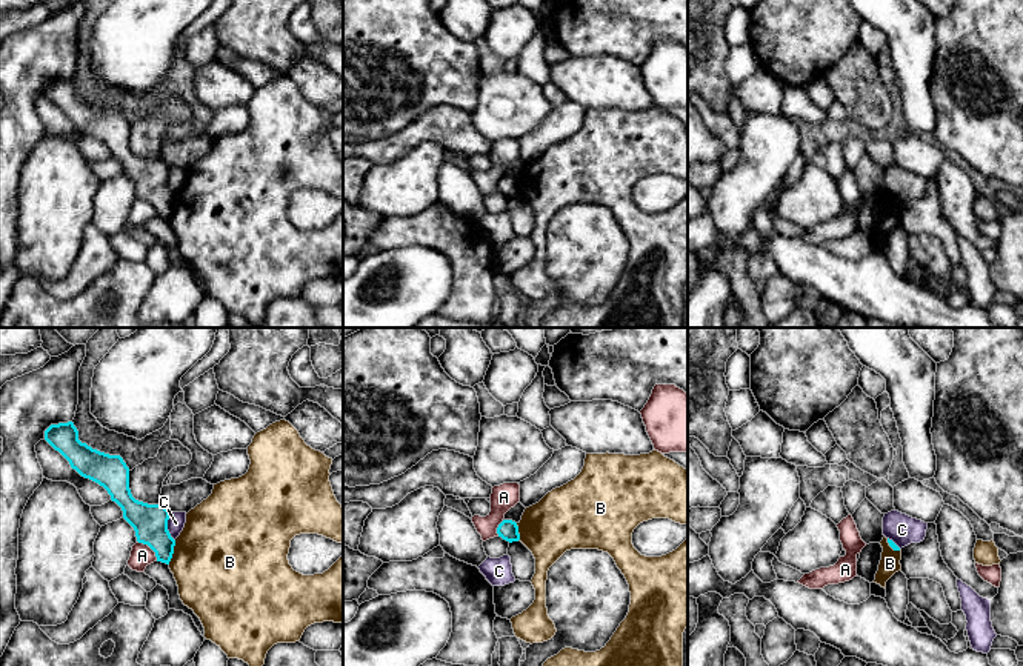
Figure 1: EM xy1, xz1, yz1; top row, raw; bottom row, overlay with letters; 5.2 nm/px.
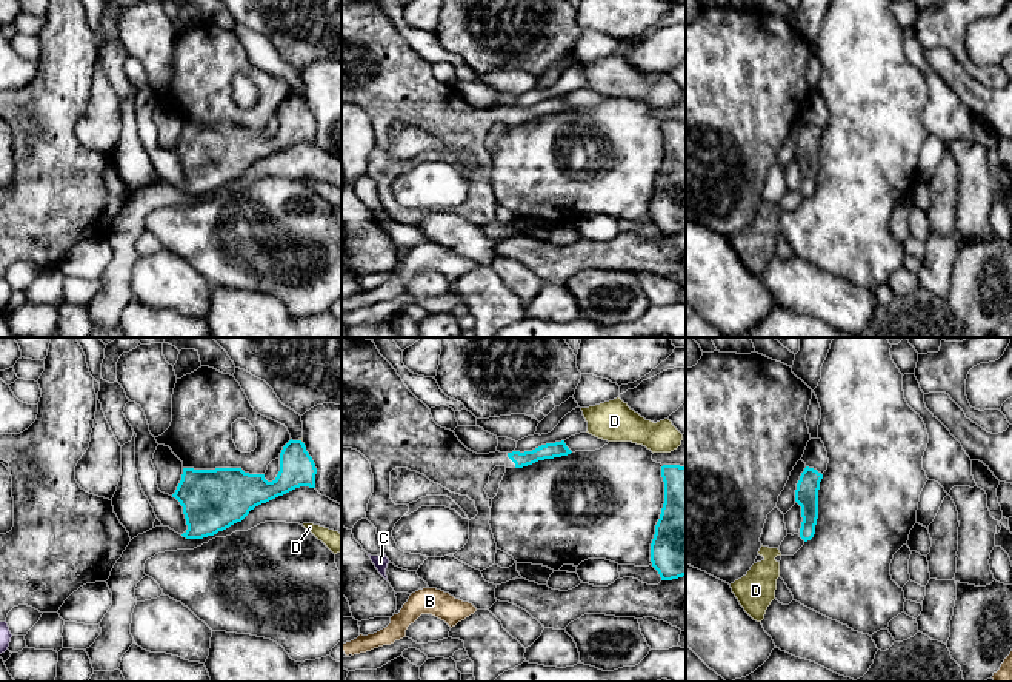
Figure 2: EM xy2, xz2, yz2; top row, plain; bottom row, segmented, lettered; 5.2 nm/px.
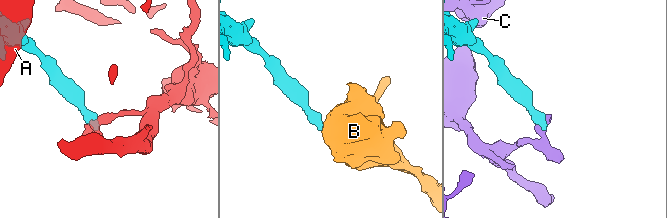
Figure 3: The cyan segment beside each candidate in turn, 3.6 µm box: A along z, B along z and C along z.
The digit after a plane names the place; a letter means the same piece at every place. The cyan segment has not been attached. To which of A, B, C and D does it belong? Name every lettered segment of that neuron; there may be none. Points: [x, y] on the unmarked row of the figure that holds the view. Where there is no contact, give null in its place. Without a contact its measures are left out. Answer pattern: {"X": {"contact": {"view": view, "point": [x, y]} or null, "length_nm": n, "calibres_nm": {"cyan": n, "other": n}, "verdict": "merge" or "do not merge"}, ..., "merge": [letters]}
{"A": {"contact": {"view": "xy1", "point": [149, 202]}, "length_nm": 160, "calibres_nm": {"cyan": 190, "other": 120}, "verdict": "do not merge"}, "B": {"contact": {"view": "xy1", "point": [173, 208]}, "length_nm": 130, "calibres_nm": {"cyan": 190, "other": 500}, "verdict": "do not merge"}, "C": {"contact": {"view": "xy1", "point": [166, 182]}, "length_nm": 160, "calibres_nm": {"cyan": 190, "other": 90}, "verdict": "do not merge"}, "D": {"contact": {"view": "xy2", "point": [300, 96]}, "length_nm": 30, "calibres_nm": {"cyan": 190, "other": 20}, "verdict": "do not merge"}, "merge": []}

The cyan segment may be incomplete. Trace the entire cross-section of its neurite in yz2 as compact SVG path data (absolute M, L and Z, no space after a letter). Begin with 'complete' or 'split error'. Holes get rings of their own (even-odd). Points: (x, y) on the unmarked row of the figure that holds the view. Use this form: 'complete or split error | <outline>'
complete | M806 122L800 131L795 145L795 157L801 162L801 183L800 192L807 197L815 189L818 174L818 145L823 129L814 123Z

